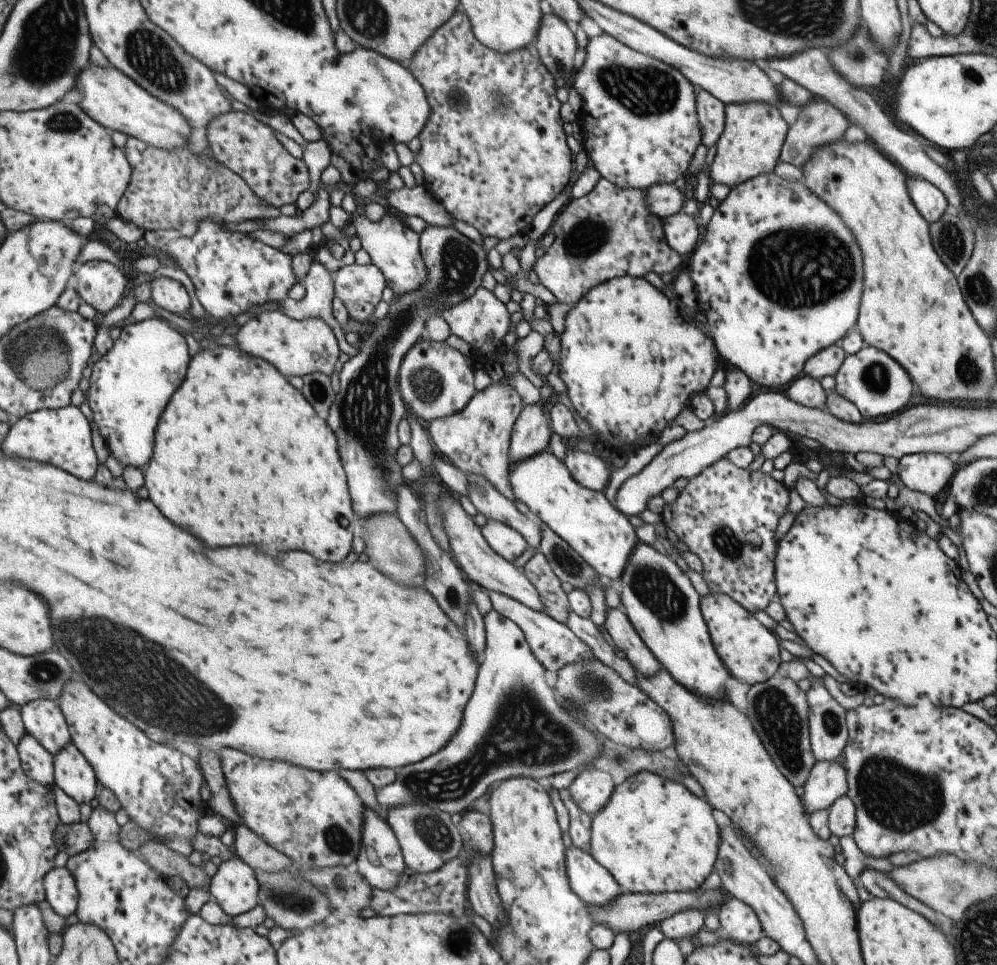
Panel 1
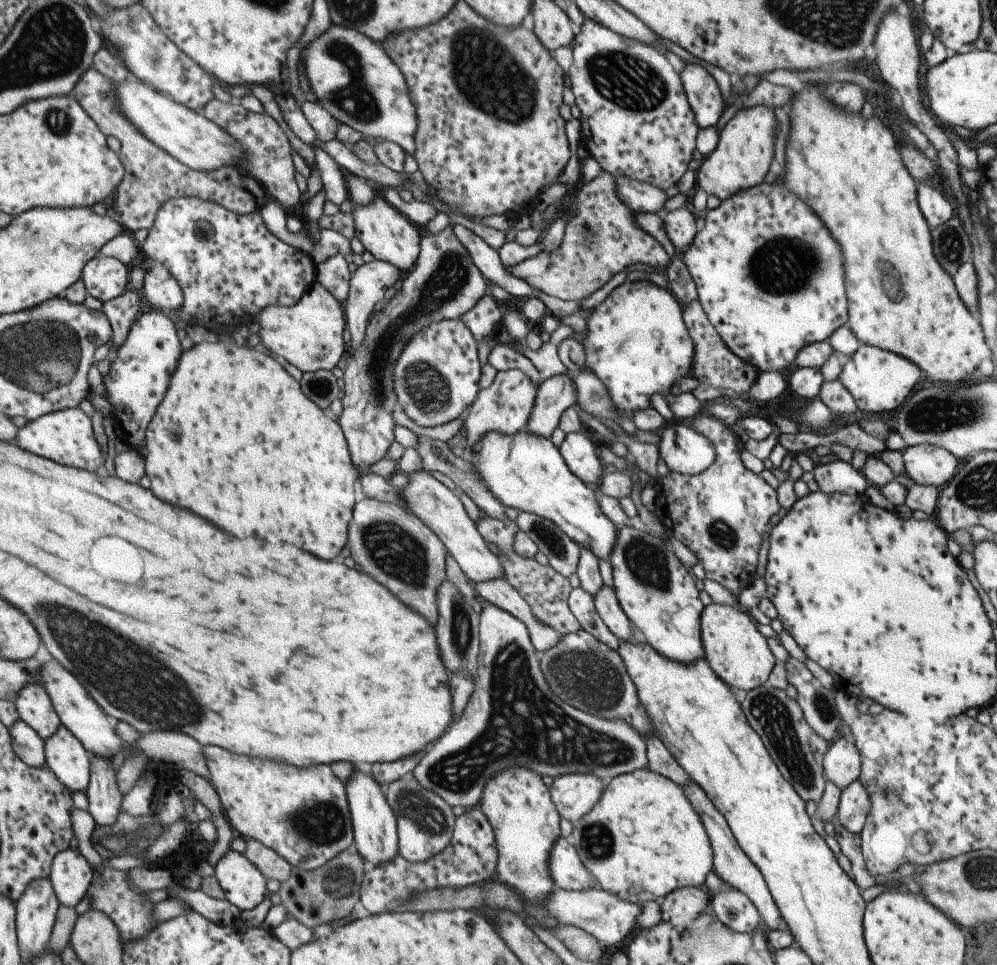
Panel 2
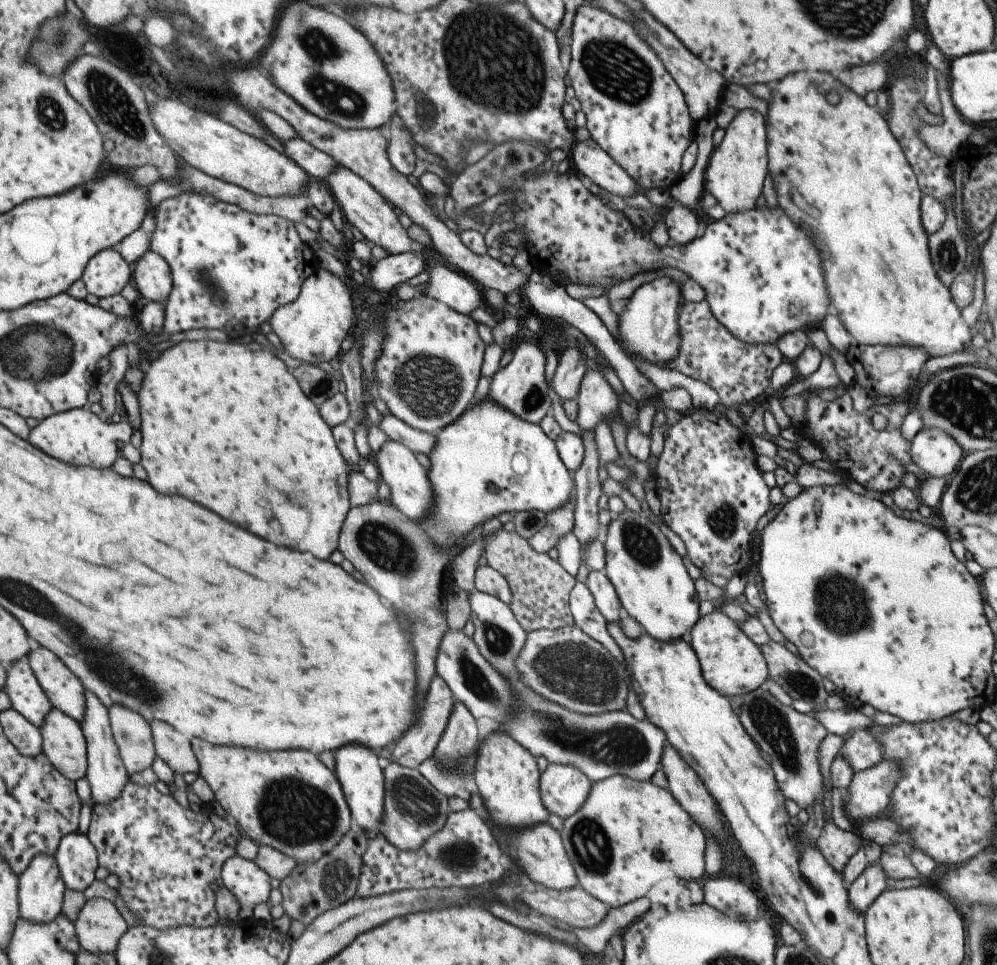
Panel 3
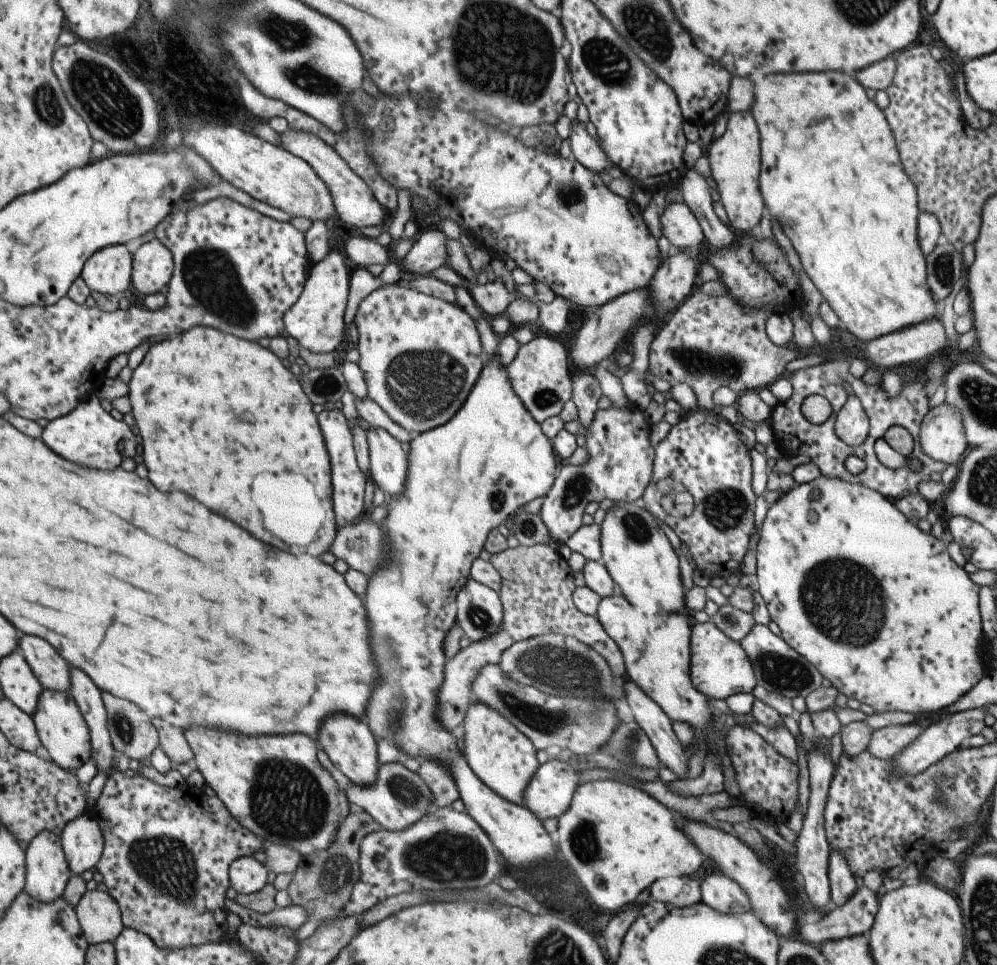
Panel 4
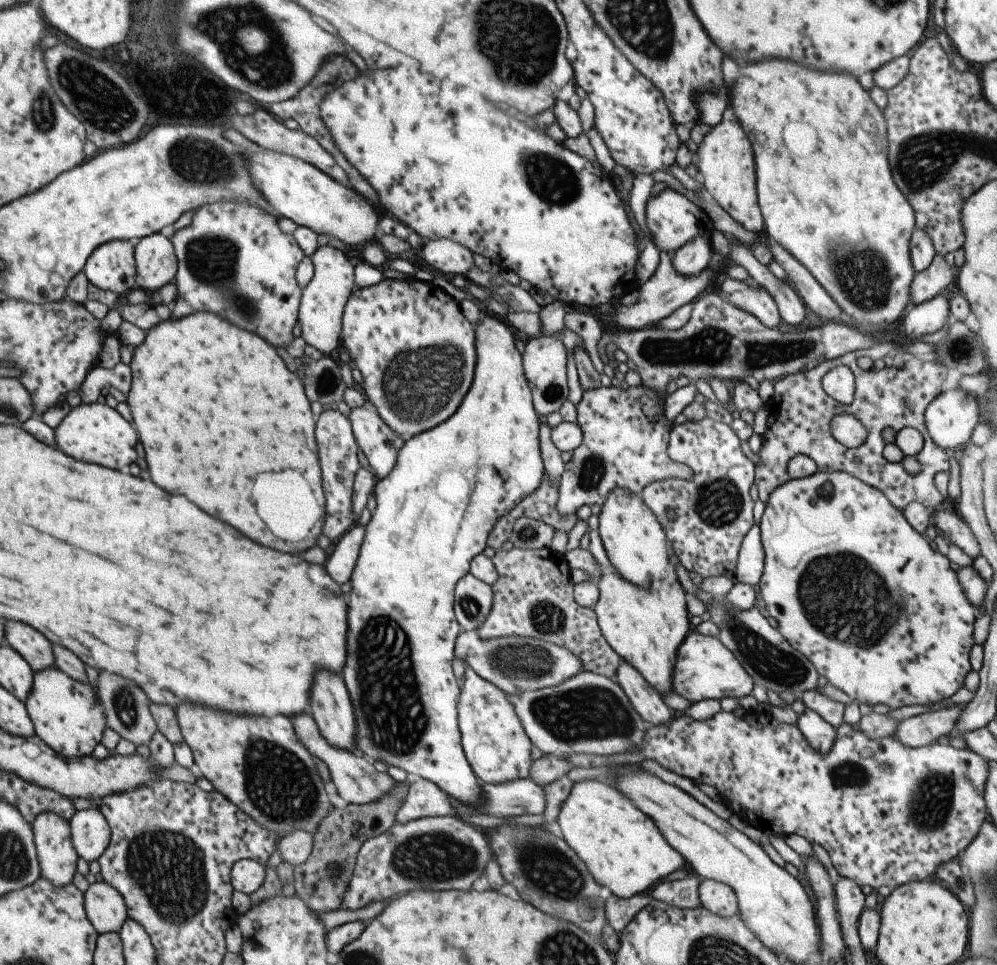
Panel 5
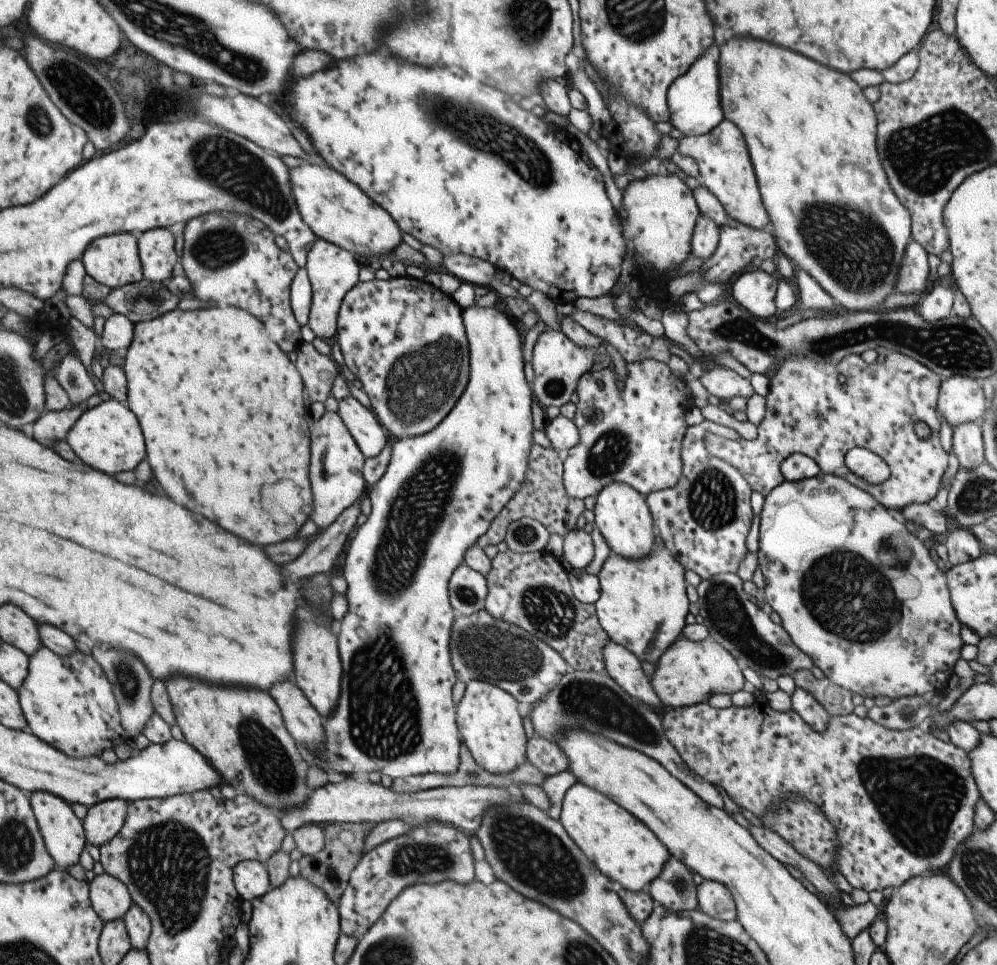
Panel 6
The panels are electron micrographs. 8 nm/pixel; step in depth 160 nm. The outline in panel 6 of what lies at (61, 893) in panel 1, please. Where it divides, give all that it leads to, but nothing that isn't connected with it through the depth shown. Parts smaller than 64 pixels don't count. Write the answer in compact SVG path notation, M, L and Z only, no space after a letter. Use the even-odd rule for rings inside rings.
M119 797L104 800L87 809L82 822L86 844L101 846L111 840L121 828L129 801Z

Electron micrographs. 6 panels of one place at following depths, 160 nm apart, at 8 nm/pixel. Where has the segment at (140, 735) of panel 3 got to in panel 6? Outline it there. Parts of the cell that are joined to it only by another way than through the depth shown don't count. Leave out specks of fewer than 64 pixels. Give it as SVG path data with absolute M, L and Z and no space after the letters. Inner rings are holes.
M105 650L105 652L91 652L91 654L102 668L112 688L113 696L117 701L122 730L126 732L128 737L141 734L143 725L154 712L150 699L153 678L149 676L147 668L141 664L141 660L137 660L135 656L129 656L129 652Z

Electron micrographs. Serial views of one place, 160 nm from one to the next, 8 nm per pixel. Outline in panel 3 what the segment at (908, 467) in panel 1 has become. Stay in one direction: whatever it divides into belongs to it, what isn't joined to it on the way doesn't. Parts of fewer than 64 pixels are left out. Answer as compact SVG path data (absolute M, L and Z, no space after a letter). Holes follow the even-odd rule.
M937 427L920 429L910 440L911 460L927 477L948 478L964 454L955 439Z

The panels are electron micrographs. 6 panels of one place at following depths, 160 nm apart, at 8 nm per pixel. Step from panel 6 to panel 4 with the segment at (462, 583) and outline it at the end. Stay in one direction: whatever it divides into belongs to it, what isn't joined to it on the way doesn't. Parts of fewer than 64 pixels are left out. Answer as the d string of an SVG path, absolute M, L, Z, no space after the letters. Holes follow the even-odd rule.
M471 578L457 591L455 622L470 642L493 634L502 619L498 594L488 586Z

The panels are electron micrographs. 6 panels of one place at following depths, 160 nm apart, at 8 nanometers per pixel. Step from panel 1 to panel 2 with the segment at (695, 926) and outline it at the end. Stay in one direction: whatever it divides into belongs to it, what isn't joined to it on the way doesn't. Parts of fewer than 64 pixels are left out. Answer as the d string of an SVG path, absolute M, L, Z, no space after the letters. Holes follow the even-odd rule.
M704 885L674 888L659 900L660 920L679 929L688 927L708 909L709 897Z

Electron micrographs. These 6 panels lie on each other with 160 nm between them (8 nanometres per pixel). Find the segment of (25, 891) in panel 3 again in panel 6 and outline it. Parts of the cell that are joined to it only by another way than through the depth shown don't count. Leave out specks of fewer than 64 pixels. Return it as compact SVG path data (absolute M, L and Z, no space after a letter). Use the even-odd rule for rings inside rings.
M43 791L28 794L31 810L42 836L44 847L56 864L55 868L65 871L68 866L78 862L80 852L86 847L82 822L62 798Z

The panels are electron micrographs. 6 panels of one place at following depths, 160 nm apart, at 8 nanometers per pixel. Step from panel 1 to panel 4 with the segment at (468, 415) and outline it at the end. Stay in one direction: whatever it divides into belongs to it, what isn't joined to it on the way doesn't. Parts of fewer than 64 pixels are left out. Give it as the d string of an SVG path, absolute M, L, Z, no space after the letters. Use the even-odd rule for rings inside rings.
M544 335L534 336L527 343L519 345L513 360L506 366L513 392L539 424L549 416L558 416L562 406L571 398L570 373L568 352L563 344Z

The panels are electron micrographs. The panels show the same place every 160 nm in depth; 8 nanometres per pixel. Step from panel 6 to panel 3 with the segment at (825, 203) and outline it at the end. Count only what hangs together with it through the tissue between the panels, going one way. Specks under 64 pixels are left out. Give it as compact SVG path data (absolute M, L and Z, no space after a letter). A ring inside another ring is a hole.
M797 72L793 76L781 78L775 88L771 90L770 99L766 102L767 113L764 118L766 126L766 171L775 186L777 206L793 220L793 224L805 234L809 232L811 242L817 248L817 254L821 256L821 268L824 273L824 283L830 302L831 311L841 321L845 330L852 336L854 343L859 345L883 345L883 346L910 346L925 350L929 356L941 356L951 352L962 351L965 347L971 347L970 340L973 334L980 330L980 323L972 325L971 328L963 324L960 310L952 301L952 296L942 282L937 280L936 272L933 270L928 251L928 234L919 220L919 202L921 194L915 173L907 164L904 152L900 144L893 138L889 130L885 116L874 106L867 106L863 98L849 92L839 80L822 72L815 72L813 76L805 72ZM825 98L839 98L837 104L829 104Z

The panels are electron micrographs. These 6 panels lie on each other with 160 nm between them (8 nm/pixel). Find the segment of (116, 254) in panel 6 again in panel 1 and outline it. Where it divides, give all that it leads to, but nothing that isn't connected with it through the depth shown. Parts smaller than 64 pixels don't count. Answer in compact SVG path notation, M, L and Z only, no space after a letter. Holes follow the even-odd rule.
M87 261L77 265L71 282L80 296L81 302L86 302L96 312L101 312L104 315L119 304L129 286L129 281L125 279L123 270L107 261Z

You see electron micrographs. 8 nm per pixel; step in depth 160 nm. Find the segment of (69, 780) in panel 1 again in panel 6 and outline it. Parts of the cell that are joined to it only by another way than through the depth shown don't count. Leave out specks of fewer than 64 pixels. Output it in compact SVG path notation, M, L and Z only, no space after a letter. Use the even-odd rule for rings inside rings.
M41 645L28 656L27 674L16 693L30 733L68 757L100 757L103 750L113 750L115 746L129 742L129 737L122 730L117 701L105 673L96 660L81 654L79 650L71 656L61 656Z

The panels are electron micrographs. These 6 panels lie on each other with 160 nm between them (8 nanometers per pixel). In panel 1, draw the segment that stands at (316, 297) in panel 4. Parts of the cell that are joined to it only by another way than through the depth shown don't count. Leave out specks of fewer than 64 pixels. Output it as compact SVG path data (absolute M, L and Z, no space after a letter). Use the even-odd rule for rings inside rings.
M267 310L240 326L234 337L238 342L235 347L247 355L266 360L285 378L321 373L327 378L334 379L333 366L338 361L340 350L333 336L333 330L329 330L323 320L317 318L295 320L279 310Z

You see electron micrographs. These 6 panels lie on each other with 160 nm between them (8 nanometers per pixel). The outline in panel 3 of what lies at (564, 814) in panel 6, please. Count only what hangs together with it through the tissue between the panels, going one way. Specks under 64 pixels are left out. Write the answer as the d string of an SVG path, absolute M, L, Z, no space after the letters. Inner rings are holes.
M621 775L593 781L582 805L564 819L558 832L576 876L577 886L607 908L617 908L645 897L657 882L668 877L701 882L704 874L705 837L700 826L685 814L667 789L649 781L636 781Z

